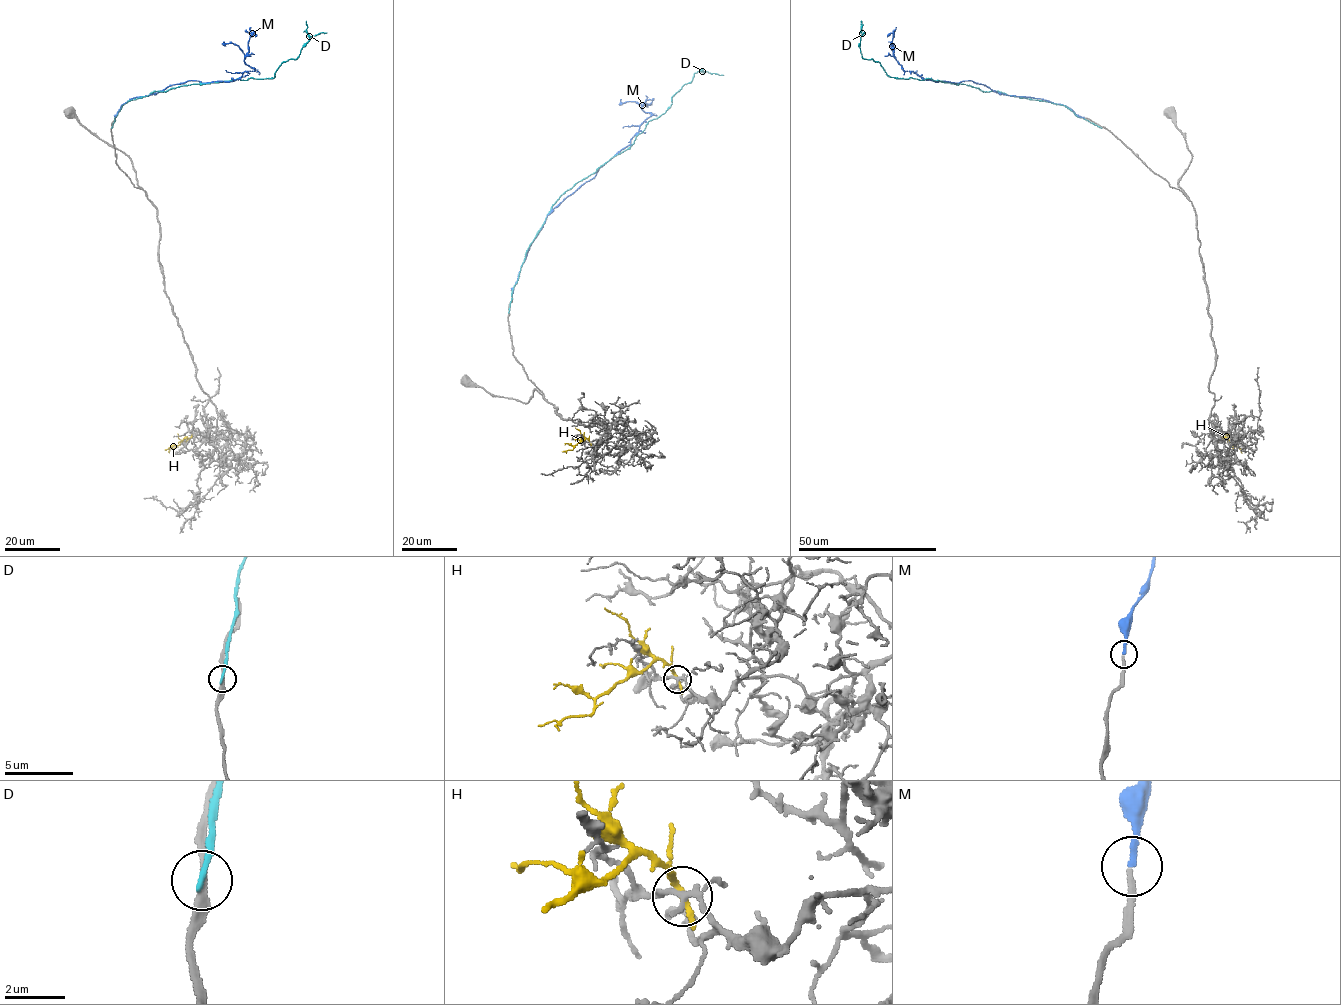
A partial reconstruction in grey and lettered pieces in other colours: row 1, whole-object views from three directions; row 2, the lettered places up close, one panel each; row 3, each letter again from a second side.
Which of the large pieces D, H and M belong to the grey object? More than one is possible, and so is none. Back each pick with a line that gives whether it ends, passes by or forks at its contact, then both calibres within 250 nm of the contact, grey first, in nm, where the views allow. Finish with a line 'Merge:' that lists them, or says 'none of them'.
M: it ends there; 180 nm thick on the grey side, 200 nm on the other
Merge: M

